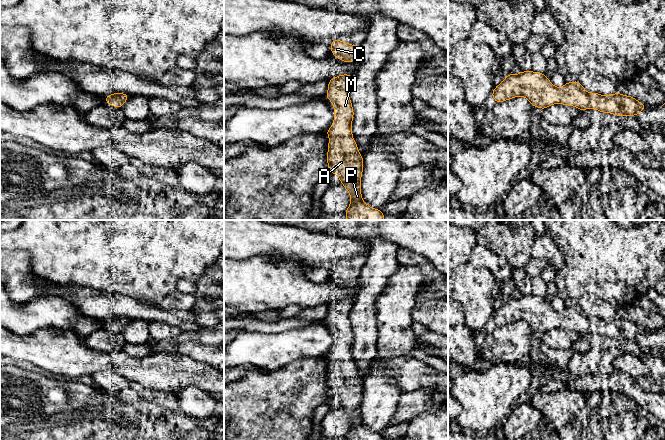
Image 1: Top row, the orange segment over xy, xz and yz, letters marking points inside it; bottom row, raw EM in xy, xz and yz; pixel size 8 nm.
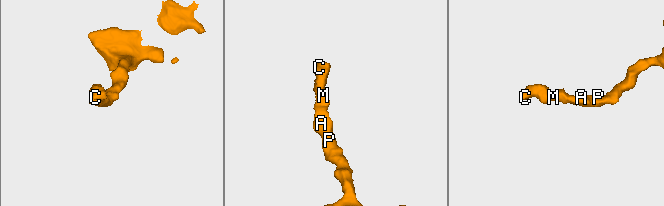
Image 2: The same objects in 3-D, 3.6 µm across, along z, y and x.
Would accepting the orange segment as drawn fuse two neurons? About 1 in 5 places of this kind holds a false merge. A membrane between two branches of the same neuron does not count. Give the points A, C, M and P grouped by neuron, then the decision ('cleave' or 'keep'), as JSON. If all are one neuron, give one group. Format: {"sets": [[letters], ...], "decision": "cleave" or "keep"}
{"sets": [["A", "C", "M", "P"]], "decision": "keep"}

